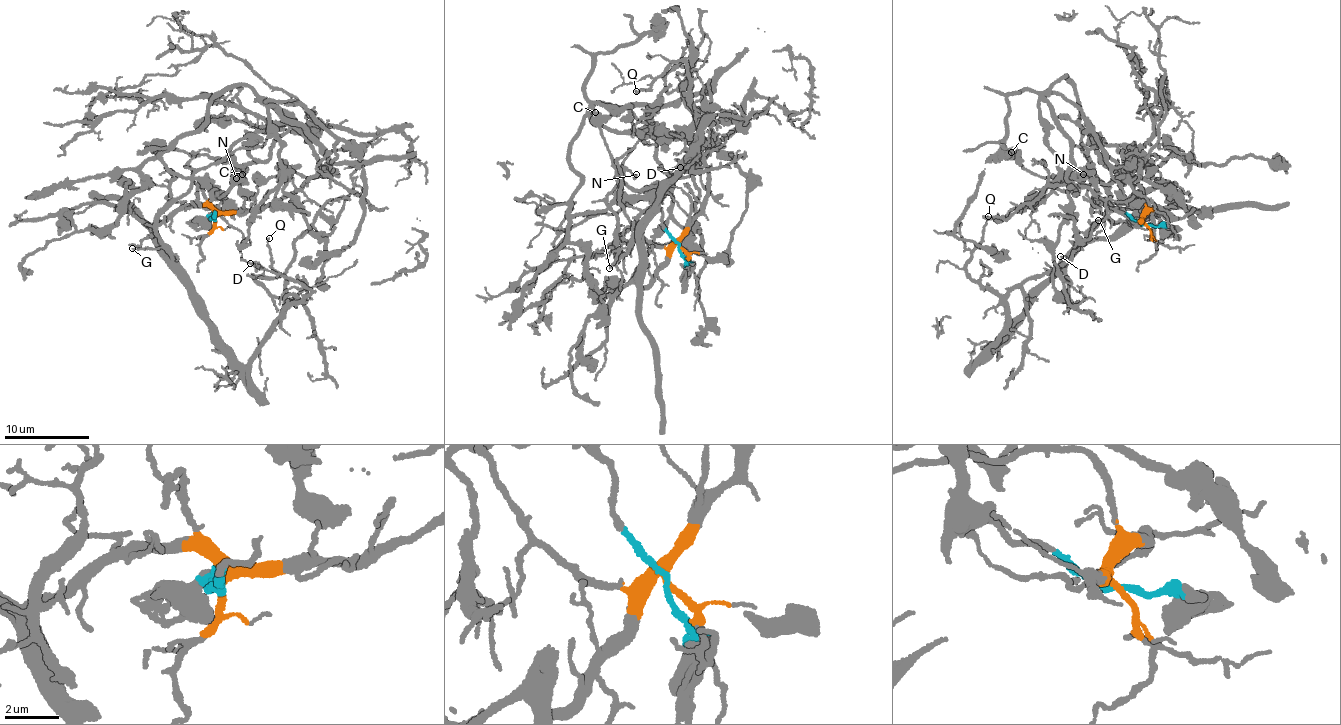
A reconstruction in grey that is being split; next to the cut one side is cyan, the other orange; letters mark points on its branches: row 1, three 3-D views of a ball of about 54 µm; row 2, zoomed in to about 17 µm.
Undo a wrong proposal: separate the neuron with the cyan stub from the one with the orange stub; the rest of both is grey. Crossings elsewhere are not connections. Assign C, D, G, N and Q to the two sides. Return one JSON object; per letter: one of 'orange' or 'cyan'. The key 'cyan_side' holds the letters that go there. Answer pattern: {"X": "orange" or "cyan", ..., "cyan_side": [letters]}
{"C": "cyan", "D": "orange", "G": "orange", "N": "cyan", "Q": "orange", "cyan_side": ["C", "N"]}

